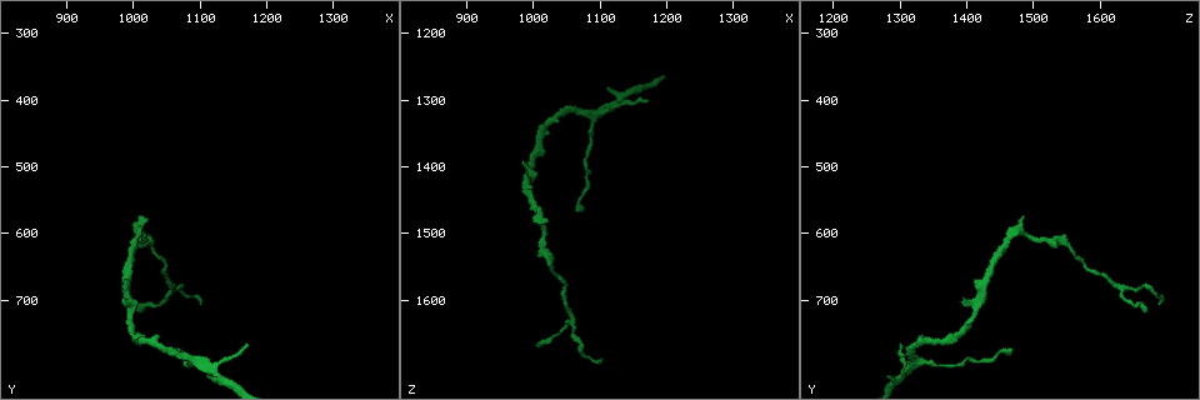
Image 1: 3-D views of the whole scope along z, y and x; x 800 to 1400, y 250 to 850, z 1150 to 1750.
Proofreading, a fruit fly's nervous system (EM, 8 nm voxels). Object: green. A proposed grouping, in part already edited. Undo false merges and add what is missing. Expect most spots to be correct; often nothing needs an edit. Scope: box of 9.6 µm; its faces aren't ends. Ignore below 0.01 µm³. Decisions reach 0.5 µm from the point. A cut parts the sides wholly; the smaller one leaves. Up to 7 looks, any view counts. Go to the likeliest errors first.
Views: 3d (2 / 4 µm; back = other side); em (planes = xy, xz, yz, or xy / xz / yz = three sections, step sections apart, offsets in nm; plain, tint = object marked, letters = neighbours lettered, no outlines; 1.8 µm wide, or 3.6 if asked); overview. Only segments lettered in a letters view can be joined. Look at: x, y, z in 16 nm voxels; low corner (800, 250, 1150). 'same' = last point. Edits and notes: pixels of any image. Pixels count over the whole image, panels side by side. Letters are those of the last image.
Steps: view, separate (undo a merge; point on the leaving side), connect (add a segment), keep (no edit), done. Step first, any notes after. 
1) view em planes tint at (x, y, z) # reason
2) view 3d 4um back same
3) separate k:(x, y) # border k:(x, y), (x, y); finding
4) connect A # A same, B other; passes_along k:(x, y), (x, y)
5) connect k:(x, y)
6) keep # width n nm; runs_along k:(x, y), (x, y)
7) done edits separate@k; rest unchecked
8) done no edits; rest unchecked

view 3d 2um at (1025, 580, 1480) # free end

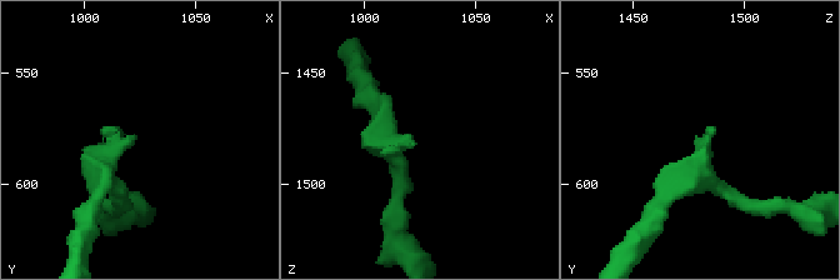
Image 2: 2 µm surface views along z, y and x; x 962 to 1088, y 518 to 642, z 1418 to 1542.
view em planes letters at (1024, 579, 1480) # shape alone is not enough

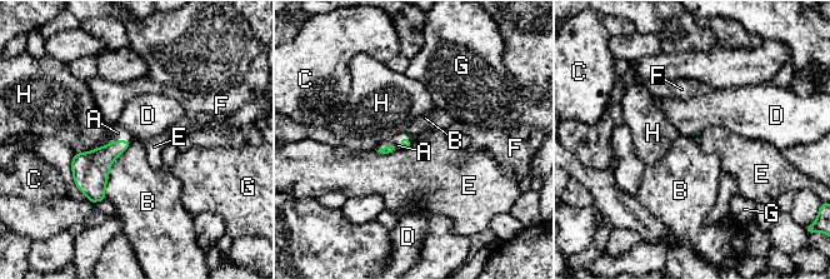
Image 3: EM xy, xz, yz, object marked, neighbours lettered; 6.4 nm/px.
connect A # A same, B other, C other, D other, E other, F other, G other, H other; passes_along 3:(406, 144), (401, 142), (398, 145); it goes on there

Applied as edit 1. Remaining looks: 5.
view overview # see it whole again

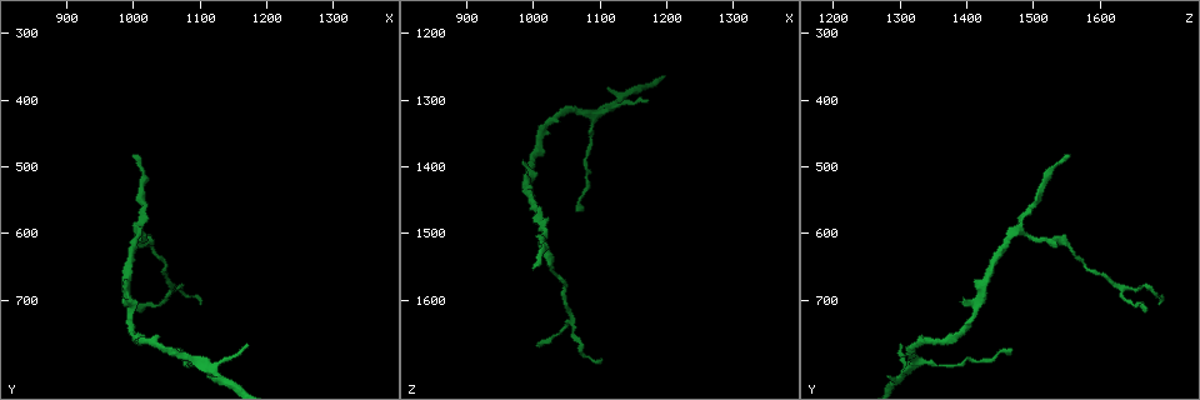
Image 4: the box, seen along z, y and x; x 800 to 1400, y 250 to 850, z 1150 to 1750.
view 3d 4um at (1100, 705, 1685) # tapers out

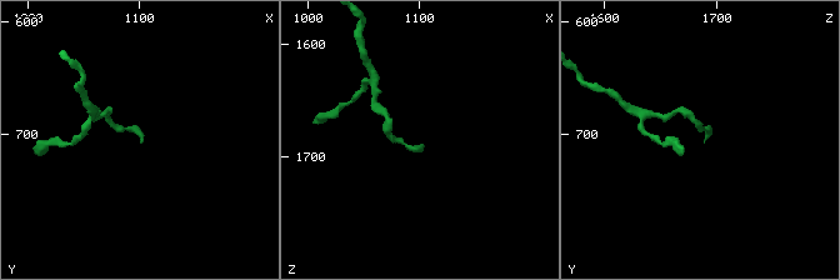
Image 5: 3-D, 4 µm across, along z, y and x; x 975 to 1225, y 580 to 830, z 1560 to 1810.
view em planes tint at (1100, 706, 1688)

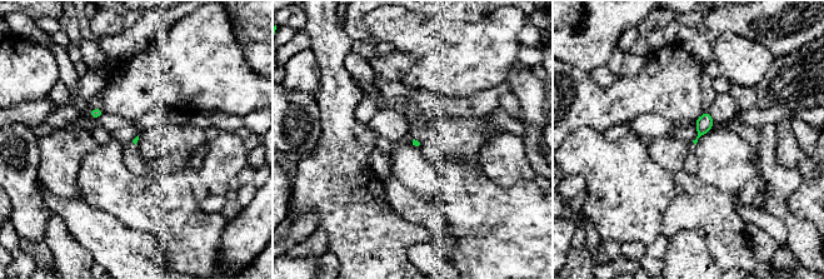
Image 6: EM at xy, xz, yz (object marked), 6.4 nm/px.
view em planes letters same

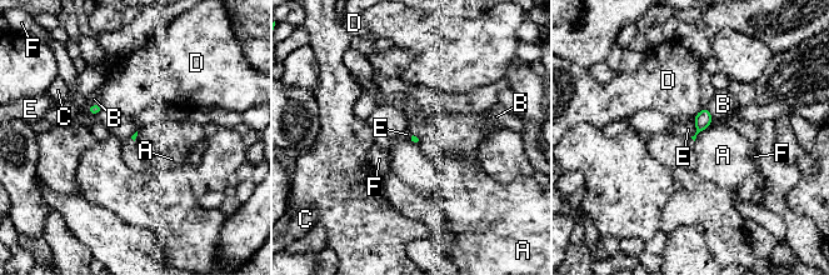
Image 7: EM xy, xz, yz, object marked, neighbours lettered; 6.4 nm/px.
keep # longest_contact A 130 nm; A other, B other, C other, D other, E other, F other; none of them fits

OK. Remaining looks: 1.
done edits connect@3; rest unchecked

